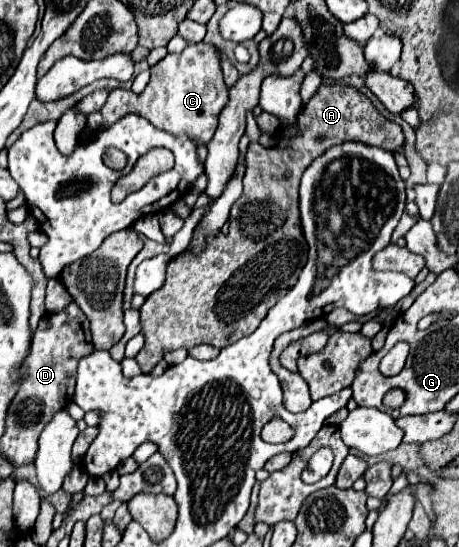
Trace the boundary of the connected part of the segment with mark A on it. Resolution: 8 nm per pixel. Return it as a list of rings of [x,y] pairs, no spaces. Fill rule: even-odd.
[[[321,85],[319,91],[315,93],[315,97],[301,109],[301,113],[299,113],[297,117],[299,128],[297,141],[293,139],[287,147],[285,147],[285,145],[277,145],[275,149],[263,149],[261,143],[251,143],[251,145],[249,145],[247,159],[245,159],[245,161],[247,161],[247,169],[245,169],[245,175],[243,175],[243,195],[241,199],[253,200],[255,203],[245,203],[245,201],[241,203],[241,201],[237,201],[237,217],[231,217],[231,231],[229,231],[227,235],[223,235],[221,231],[219,231],[217,235],[213,235],[213,239],[209,239],[209,243],[205,243],[205,251],[201,251],[201,255],[189,255],[189,251],[185,251],[185,253],[173,257],[173,259],[169,261],[169,267],[167,267],[165,285],[163,285],[159,291],[151,293],[151,295],[145,299],[145,303],[141,305],[141,309],[139,309],[139,313],[141,313],[141,325],[143,325],[141,333],[145,335],[145,347],[137,353],[135,359],[137,359],[139,367],[143,369],[143,373],[149,373],[149,371],[157,365],[157,361],[163,359],[163,353],[165,353],[167,349],[179,349],[179,347],[191,349],[191,347],[195,347],[195,345],[199,345],[199,343],[207,343],[207,345],[213,345],[213,347],[217,347],[217,349],[223,349],[223,347],[231,345],[233,341],[239,341],[241,337],[251,335],[251,333],[259,327],[259,323],[265,319],[267,311],[293,287],[293,283],[297,281],[297,277],[299,277],[299,273],[301,273],[301,267],[305,267],[305,259],[307,259],[307,243],[305,243],[305,237],[303,237],[303,231],[301,231],[299,207],[297,207],[297,205],[299,205],[299,203],[297,203],[297,197],[299,197],[299,193],[297,193],[297,191],[299,191],[299,179],[301,179],[305,167],[307,167],[317,155],[321,155],[327,147],[335,145],[335,143],[343,143],[343,141],[347,141],[347,139],[361,141],[361,143],[367,143],[367,145],[377,145],[377,147],[383,147],[383,149],[387,149],[387,151],[399,151],[399,147],[403,145],[401,127],[399,127],[397,123],[385,119],[385,117],[373,107],[373,103],[371,103],[371,115],[369,115],[369,103],[371,103],[371,101],[369,101],[363,93],[359,93],[355,87],[347,87],[347,85]],[[259,202],[261,202],[261,229],[259,229],[259,223],[257,223],[257,221],[259,221]],[[253,205],[255,205],[255,211],[257,211],[257,217],[255,217],[255,219],[253,219]]]

